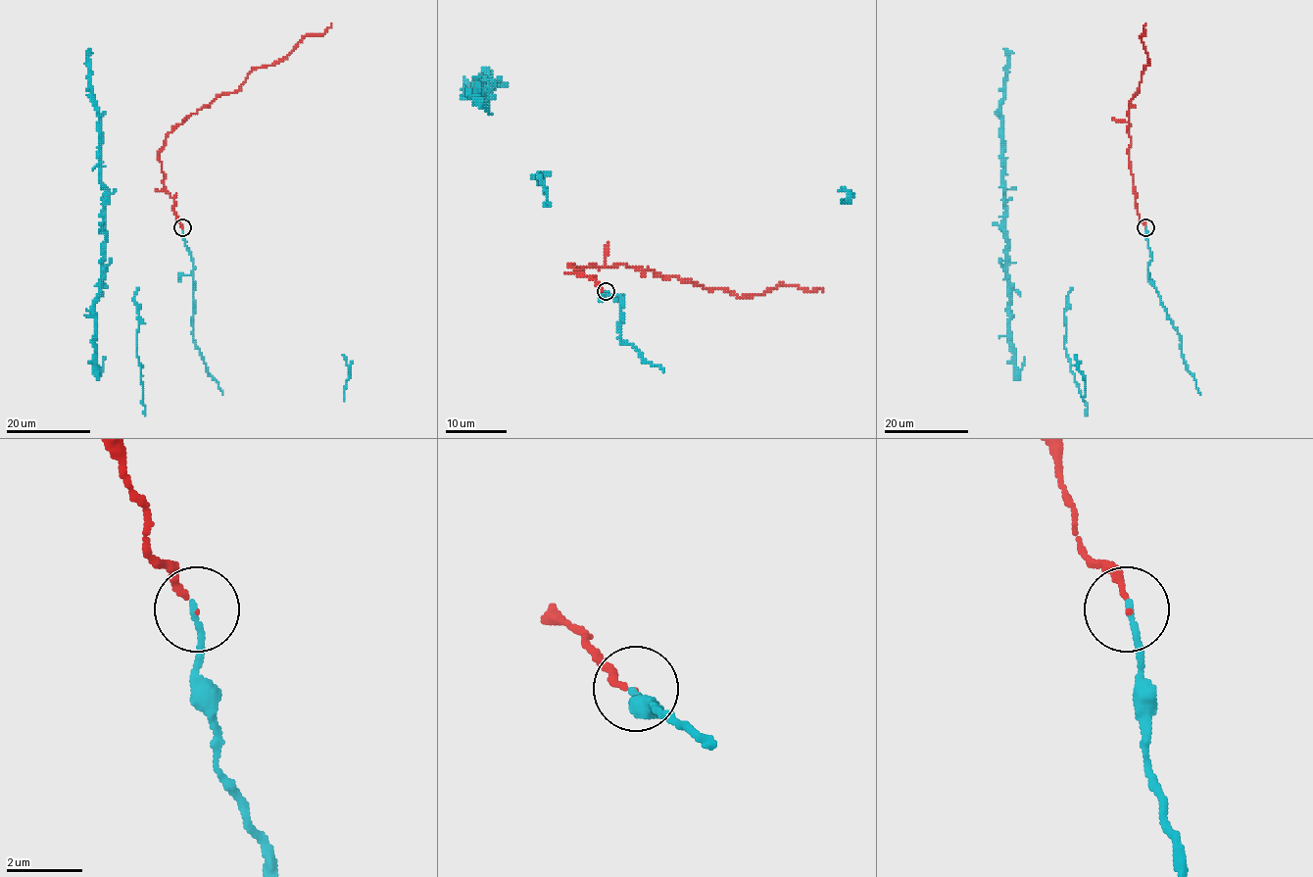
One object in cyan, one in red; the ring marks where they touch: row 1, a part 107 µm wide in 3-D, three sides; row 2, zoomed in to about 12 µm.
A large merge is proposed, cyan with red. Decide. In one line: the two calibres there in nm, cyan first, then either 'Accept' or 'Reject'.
Thickness 150 nm (cyan) against 120 nm. Accept

